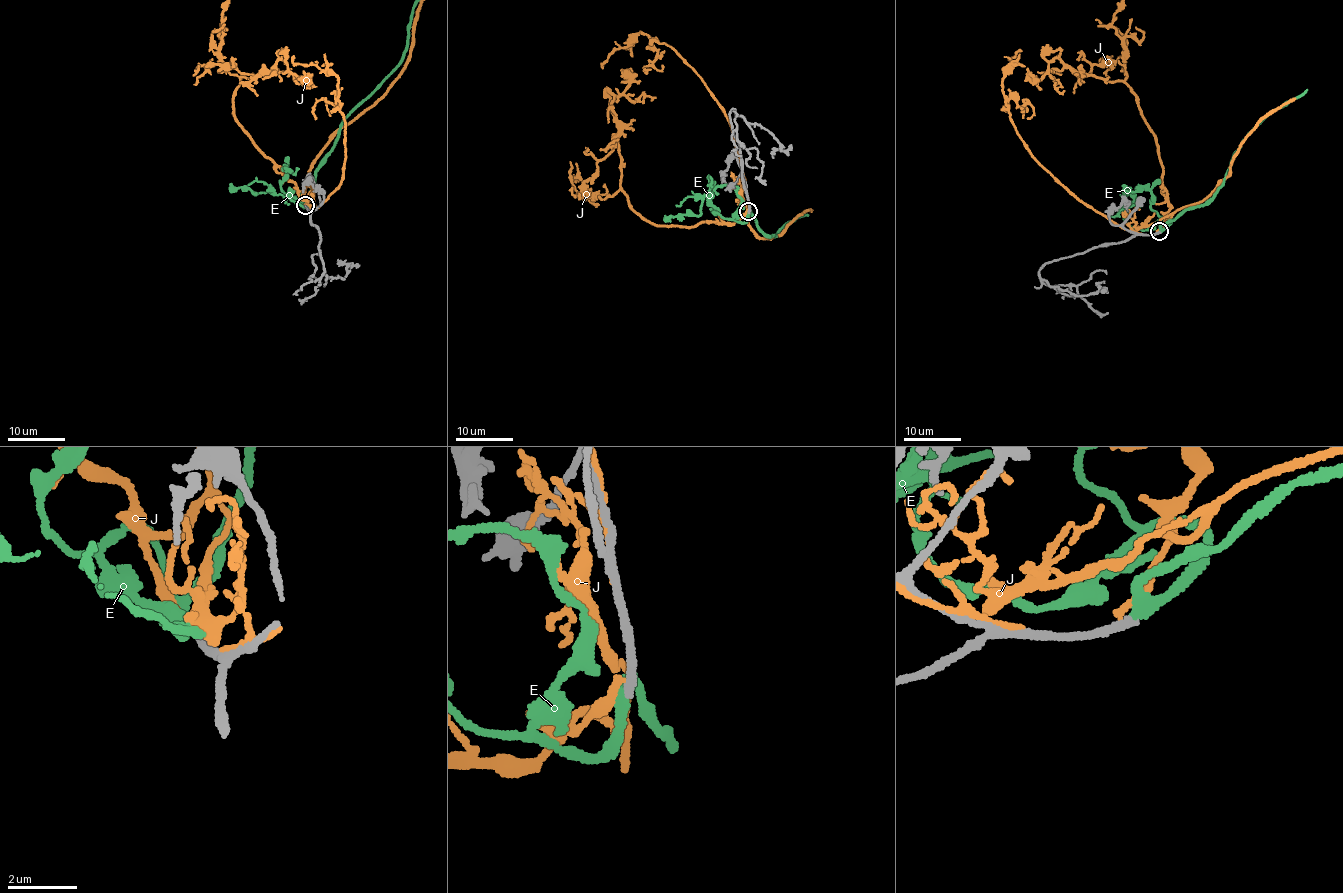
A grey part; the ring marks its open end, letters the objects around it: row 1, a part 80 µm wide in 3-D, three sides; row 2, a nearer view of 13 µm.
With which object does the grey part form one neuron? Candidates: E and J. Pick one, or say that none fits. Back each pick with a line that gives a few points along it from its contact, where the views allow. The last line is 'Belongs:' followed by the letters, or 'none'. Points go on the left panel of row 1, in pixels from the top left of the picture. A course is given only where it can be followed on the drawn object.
Belongs: E

